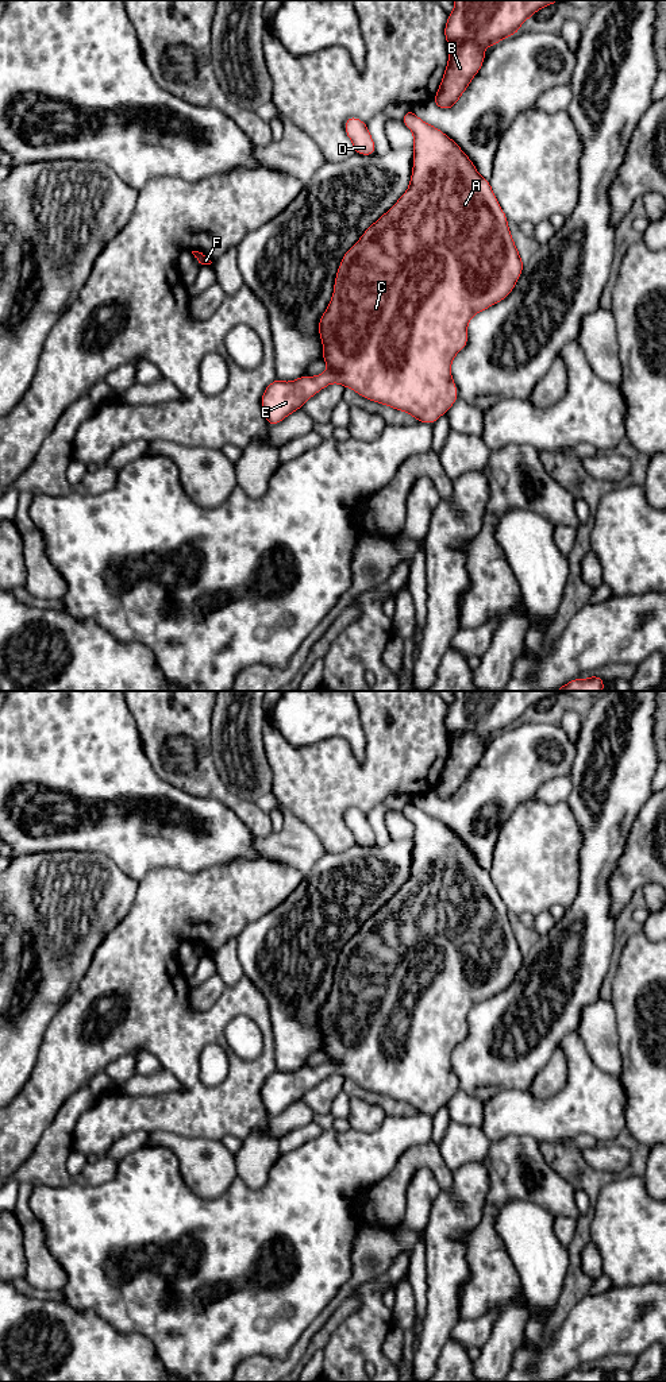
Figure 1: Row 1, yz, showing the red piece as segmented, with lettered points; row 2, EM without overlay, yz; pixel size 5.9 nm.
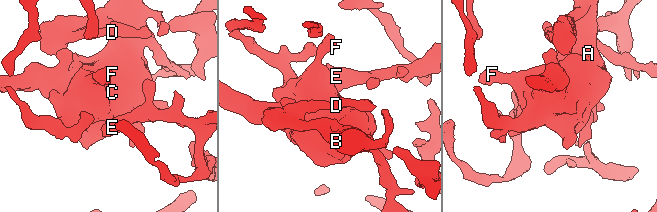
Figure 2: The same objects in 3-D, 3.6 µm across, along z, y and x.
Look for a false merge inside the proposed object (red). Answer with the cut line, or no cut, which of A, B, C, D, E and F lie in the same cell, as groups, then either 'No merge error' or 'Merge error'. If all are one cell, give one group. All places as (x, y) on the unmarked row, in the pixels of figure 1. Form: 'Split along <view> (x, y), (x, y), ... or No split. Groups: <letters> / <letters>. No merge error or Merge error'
No split. Groups: A B C D E F. No merge error

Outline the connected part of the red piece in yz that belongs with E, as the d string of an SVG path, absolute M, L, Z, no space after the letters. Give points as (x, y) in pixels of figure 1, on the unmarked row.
M411 799L405 803L401 812L413 825L413 858L409 877L396 895L374 912L363 923L359 931L342 947L335 968L331 992L319 1011L319 1026L323 1034L323 1053L328 1057L328 1061L315 1068L303 1066L290 1073L274 1070L265 1080L261 1088L261 1096L270 1117L281 1113L286 1107L301 1100L309 1089L331 1074L343 1076L346 1080L353 1080L369 1092L405 1103L413 1107L416 1112L432 1116L442 1105L447 1105L459 1088L450 1059L455 1046L467 1035L467 1016L471 1008L507 989L521 966L524 958L523 951L508 919L508 910L501 900L489 872L477 862L470 849L451 829L436 818L423 812Z

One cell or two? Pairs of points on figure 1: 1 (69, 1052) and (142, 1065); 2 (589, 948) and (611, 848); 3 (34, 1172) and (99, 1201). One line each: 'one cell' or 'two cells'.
1: two cells
2: one cell
3: two cells

